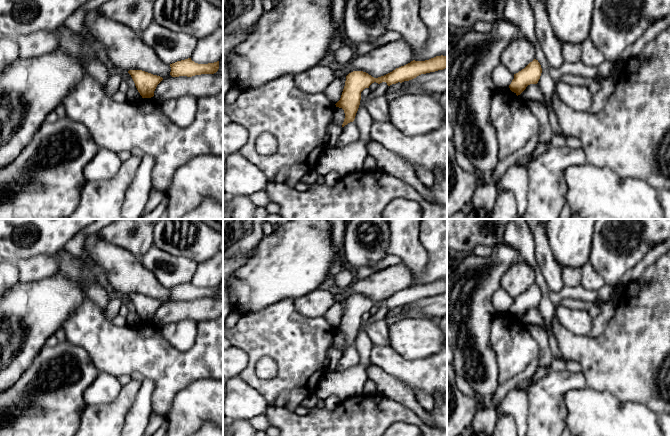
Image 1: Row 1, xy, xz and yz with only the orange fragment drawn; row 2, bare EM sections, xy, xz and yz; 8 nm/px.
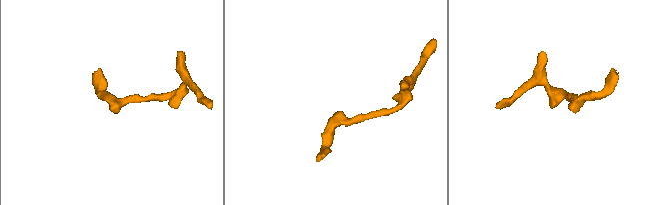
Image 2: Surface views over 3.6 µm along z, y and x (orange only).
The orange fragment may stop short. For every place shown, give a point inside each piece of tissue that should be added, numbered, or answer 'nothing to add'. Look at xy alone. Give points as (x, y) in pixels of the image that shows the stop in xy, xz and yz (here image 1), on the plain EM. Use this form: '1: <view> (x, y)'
nothing to add

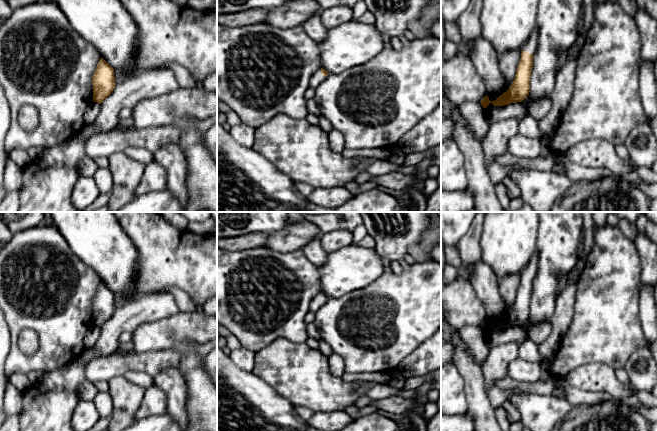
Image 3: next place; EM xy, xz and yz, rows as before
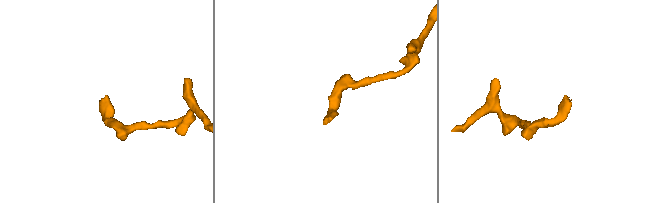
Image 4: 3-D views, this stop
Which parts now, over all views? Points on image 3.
1: yz (531, 270)

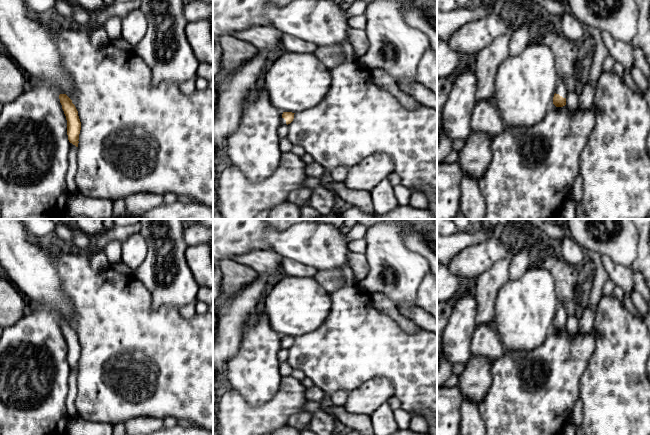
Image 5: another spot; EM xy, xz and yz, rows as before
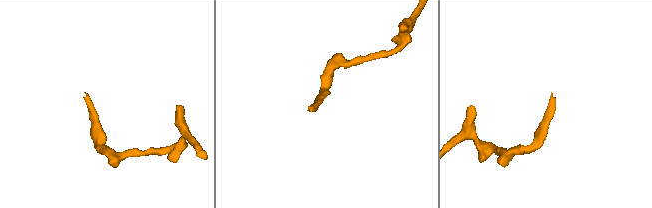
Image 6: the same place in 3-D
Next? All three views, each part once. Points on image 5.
1: yz (561, 313)

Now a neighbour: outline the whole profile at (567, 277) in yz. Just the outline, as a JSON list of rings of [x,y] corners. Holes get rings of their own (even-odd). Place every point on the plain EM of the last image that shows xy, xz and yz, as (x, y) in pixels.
[[[547,251],[533,255],[528,269],[532,268],[547,269],[553,275],[559,304],[564,305],[568,317],[576,316],[580,319],[583,310],[577,307],[574,298],[576,288],[582,280],[583,267],[568,264],[557,251]]]

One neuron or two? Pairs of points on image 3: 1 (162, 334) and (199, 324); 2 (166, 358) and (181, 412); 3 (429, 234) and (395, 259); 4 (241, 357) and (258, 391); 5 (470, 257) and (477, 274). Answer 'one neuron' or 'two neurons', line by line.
1: one neuron
2: two neurons
3: two neurons
4: two neurons
5: two neurons

